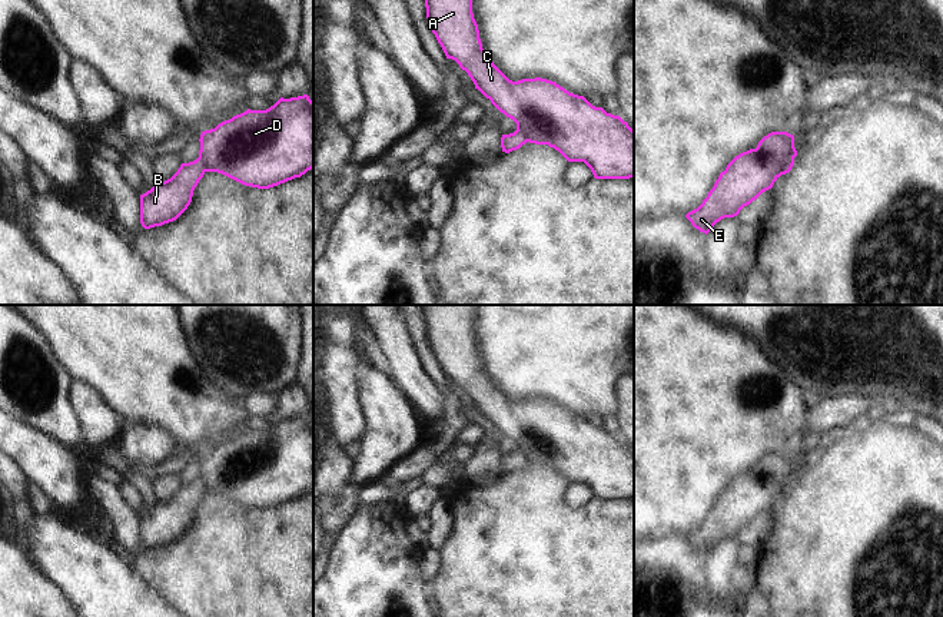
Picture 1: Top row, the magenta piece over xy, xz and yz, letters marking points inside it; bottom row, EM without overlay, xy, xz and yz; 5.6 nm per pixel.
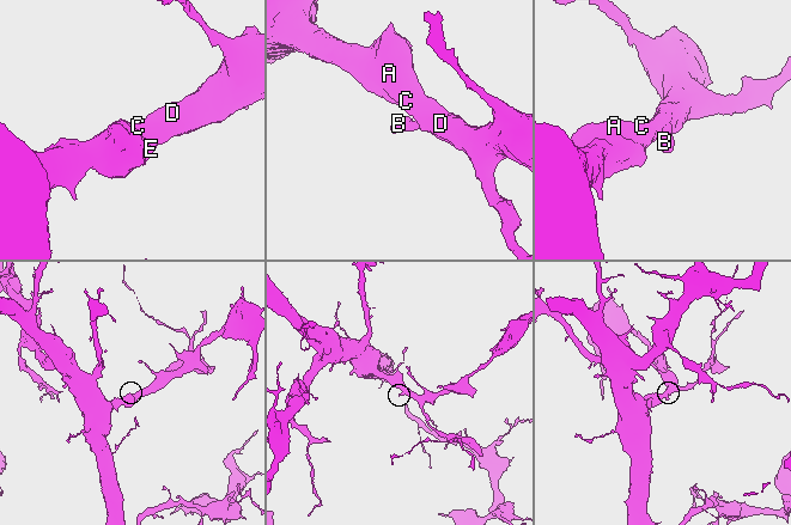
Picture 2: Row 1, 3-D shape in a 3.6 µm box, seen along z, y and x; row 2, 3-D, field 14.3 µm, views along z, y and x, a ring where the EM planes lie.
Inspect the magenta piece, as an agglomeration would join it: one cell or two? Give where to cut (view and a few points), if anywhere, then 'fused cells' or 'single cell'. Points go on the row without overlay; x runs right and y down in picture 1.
cut in xz along (517, 450), (527, 461); fused cells

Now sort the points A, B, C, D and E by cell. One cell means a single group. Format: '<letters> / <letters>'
A C D E / B

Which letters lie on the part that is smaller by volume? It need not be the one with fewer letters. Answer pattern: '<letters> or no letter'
B

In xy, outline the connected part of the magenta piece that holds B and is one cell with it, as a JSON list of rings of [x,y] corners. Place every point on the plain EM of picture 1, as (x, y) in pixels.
[[[197,478],[182,484],[170,500],[157,502],[140,515],[142,547],[150,550],[176,541],[190,525],[193,511],[205,492],[205,484]]]

